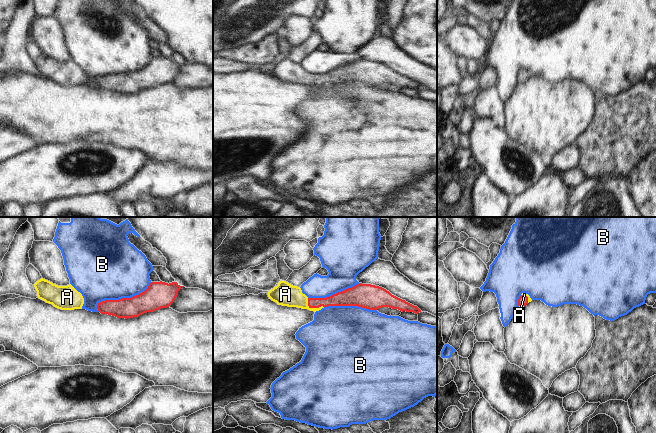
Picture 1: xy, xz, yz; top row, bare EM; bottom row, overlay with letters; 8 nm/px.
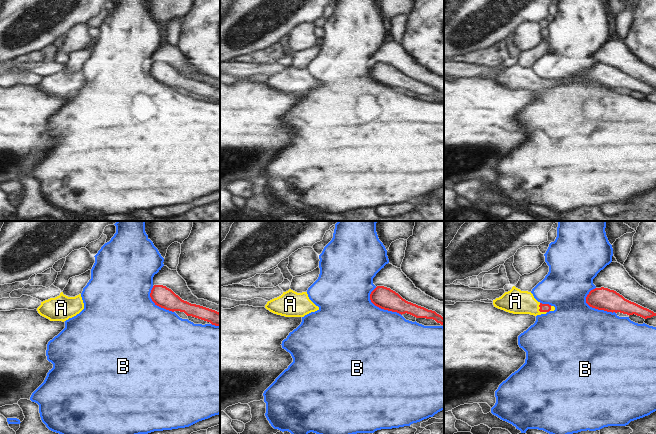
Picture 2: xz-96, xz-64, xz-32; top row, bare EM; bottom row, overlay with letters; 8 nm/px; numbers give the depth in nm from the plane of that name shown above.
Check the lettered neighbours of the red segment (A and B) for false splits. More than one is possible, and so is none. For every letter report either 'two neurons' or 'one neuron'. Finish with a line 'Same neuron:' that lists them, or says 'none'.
A: one neuron
B: two neurons
Same neuron: A

